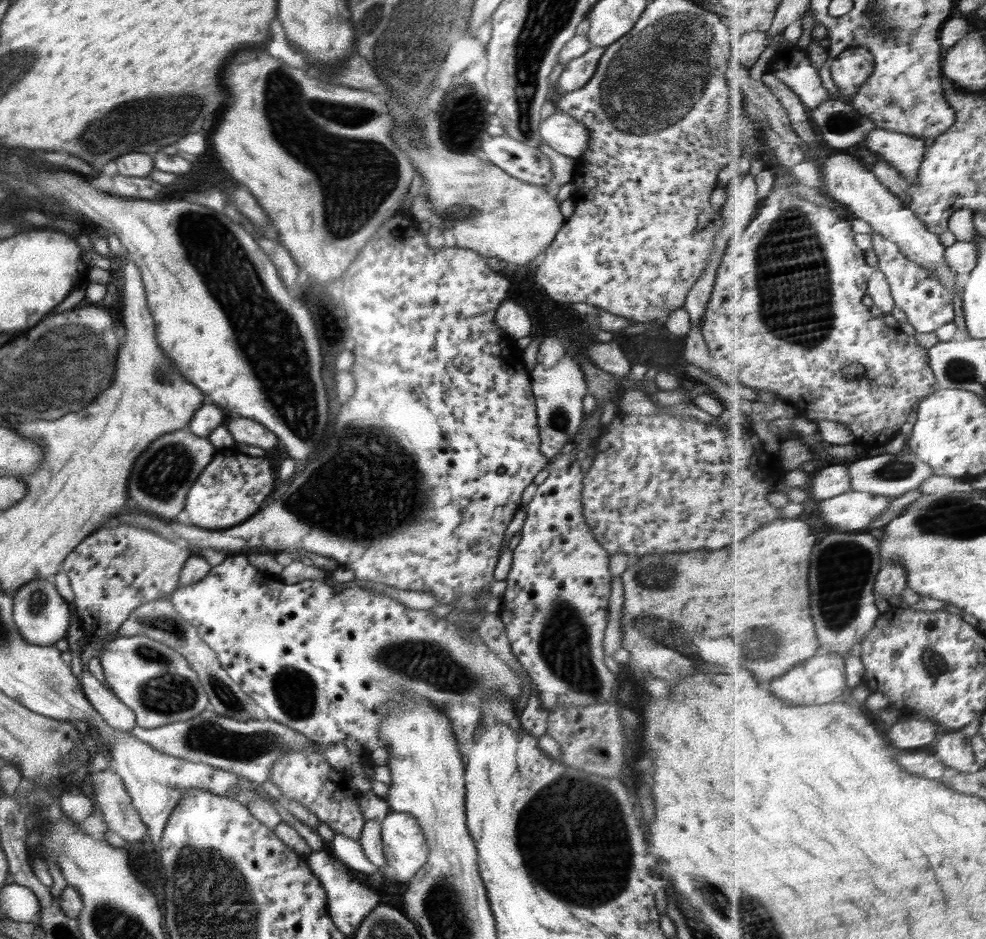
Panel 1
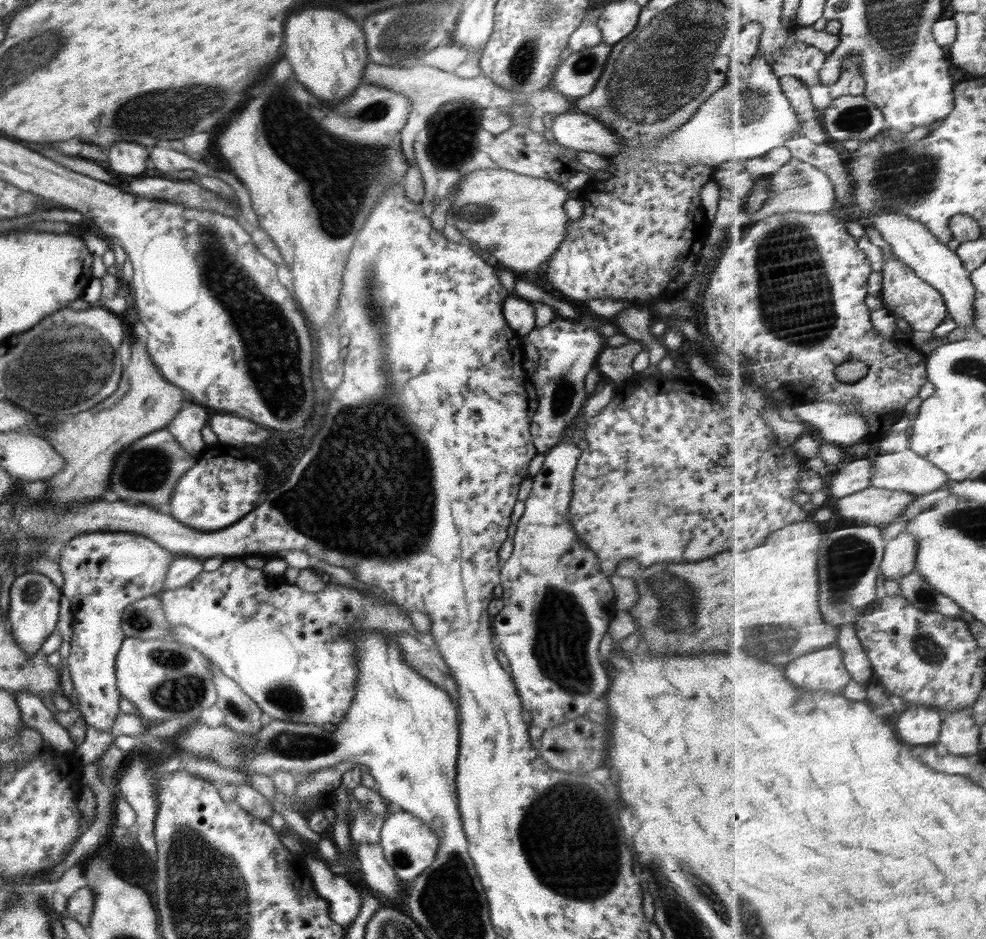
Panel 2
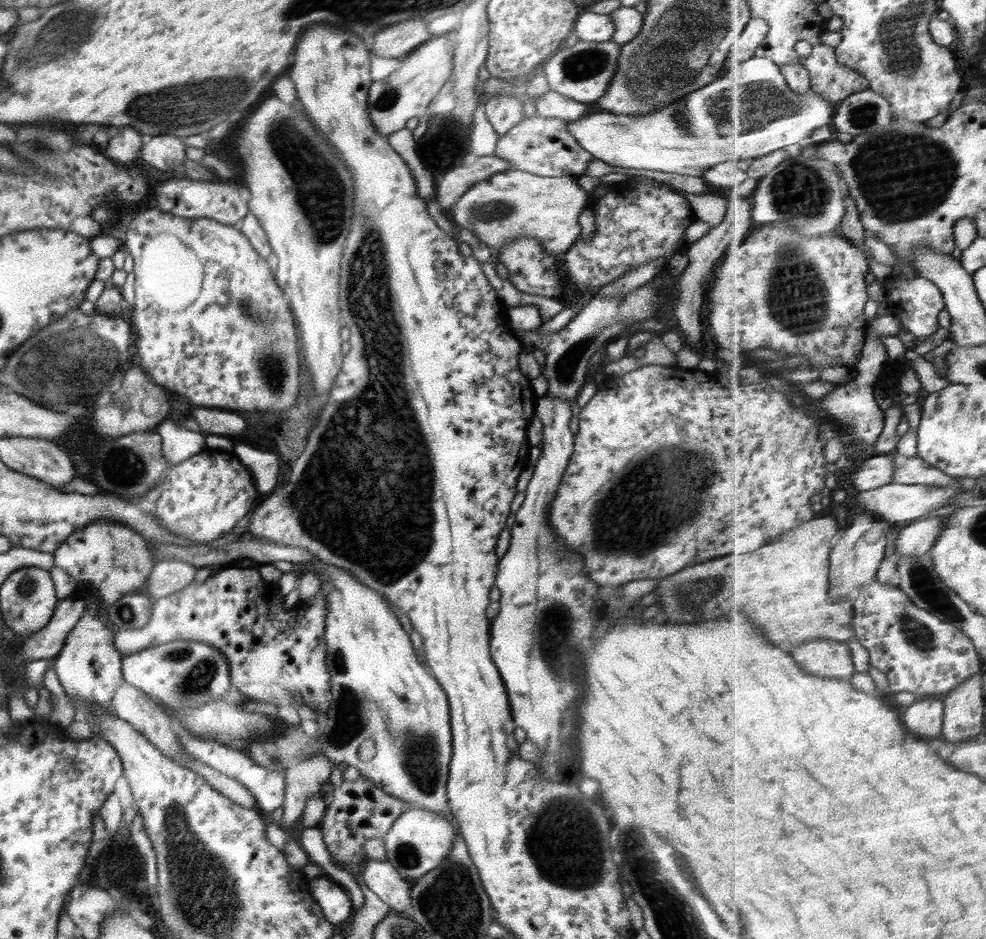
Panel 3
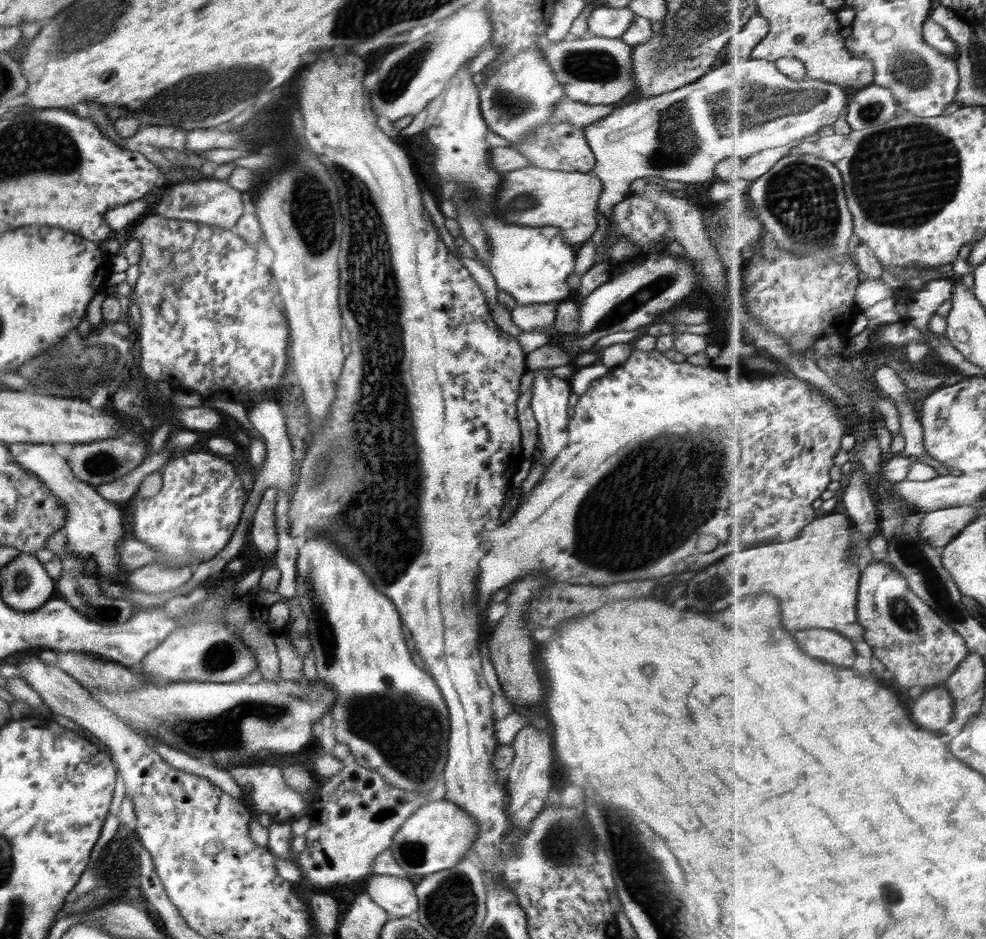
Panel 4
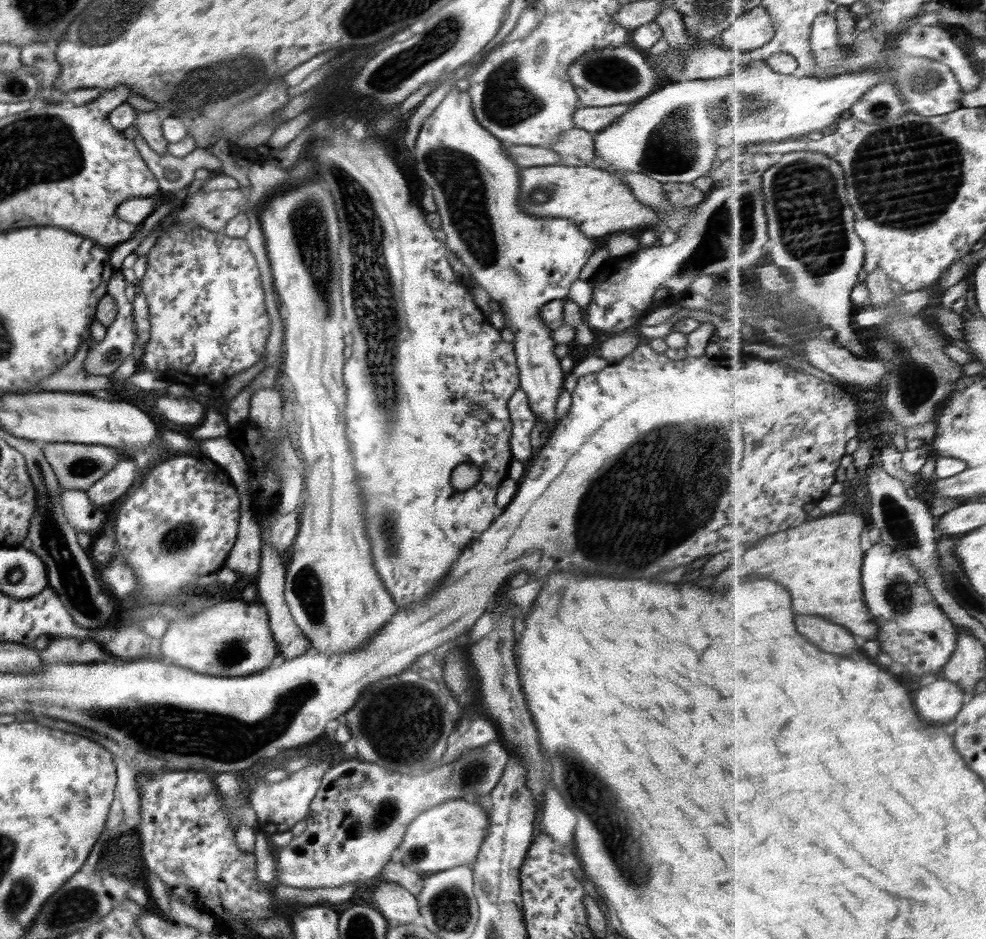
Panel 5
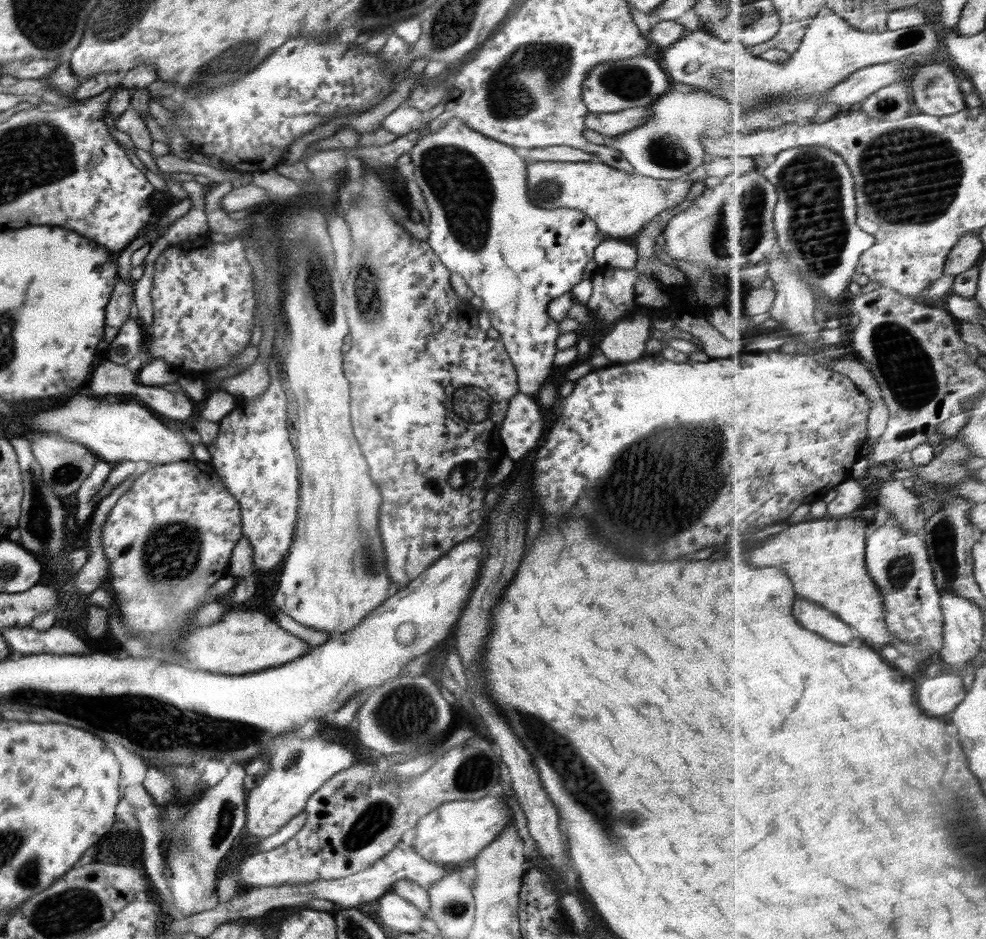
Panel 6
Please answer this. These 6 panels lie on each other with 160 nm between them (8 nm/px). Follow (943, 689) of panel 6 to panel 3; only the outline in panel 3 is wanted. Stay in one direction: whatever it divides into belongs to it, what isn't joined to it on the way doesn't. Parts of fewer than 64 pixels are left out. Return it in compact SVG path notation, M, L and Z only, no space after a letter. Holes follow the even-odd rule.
M937 697L914 702L903 717L908 730L922 739L942 738L945 706L945 701Z

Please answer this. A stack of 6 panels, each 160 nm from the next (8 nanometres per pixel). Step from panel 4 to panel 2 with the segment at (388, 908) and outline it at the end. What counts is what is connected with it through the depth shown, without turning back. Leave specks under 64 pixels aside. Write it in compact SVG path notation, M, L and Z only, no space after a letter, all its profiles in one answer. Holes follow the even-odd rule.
M360 844L355 846L354 856L358 862L360 872L364 872L366 884L388 896L396 898L400 892L398 882L400 880L395 875L394 870L387 864L383 856L382 847L379 844Z

